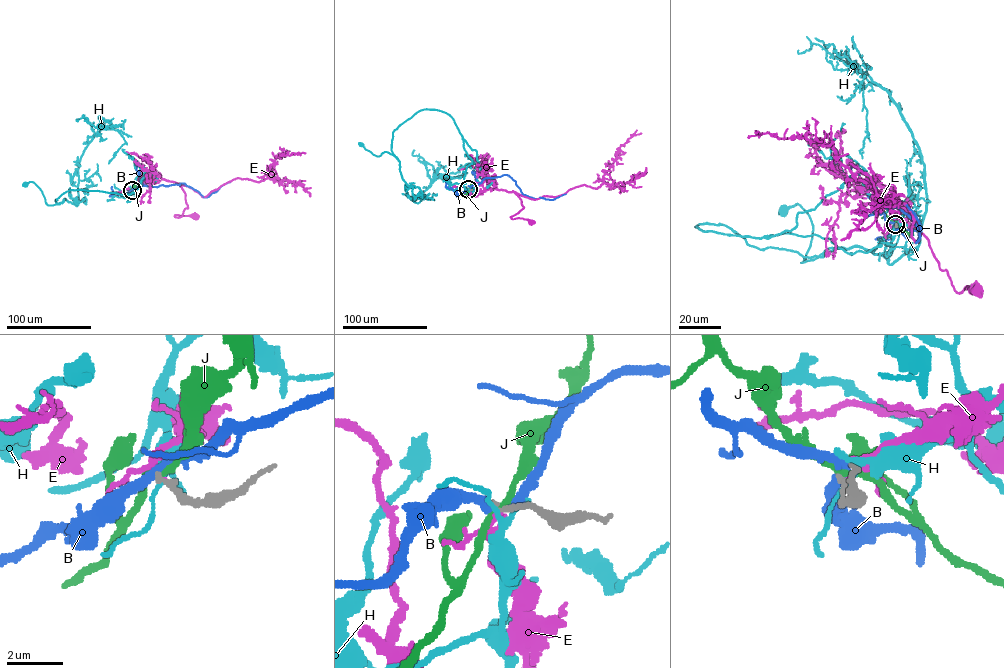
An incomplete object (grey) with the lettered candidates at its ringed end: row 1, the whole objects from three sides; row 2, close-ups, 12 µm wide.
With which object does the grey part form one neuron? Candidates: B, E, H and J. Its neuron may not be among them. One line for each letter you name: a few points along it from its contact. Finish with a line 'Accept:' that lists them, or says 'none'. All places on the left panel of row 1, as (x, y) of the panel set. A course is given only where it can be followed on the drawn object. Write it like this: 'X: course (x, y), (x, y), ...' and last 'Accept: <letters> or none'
E: course (133, 190), (159, 175), (177, 183), (185, 193), (188, 208), (181, 216), (174, 216), (195, 216)
Accept: E

